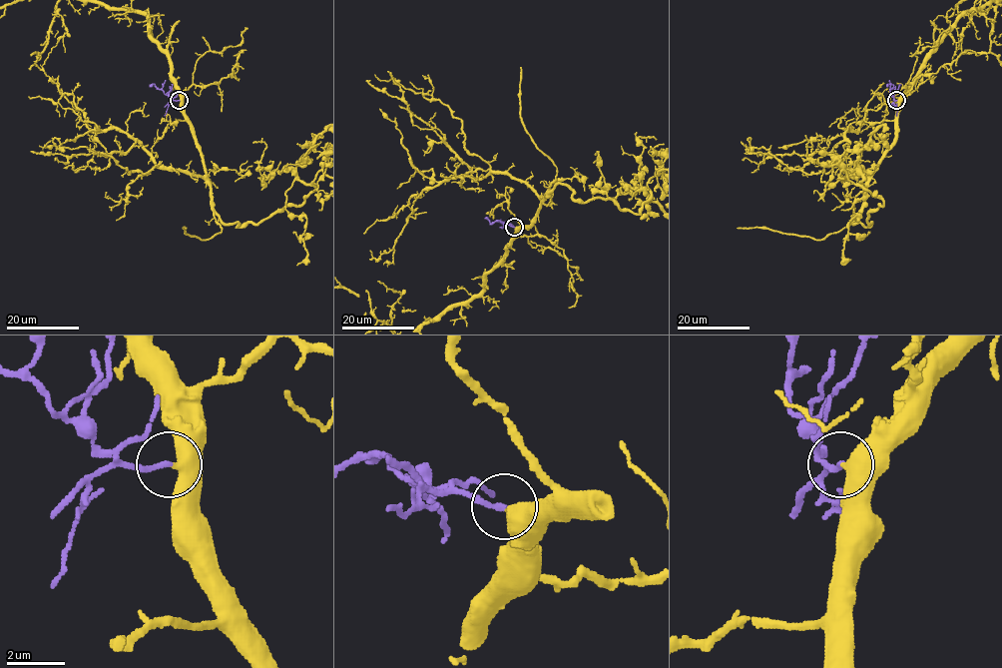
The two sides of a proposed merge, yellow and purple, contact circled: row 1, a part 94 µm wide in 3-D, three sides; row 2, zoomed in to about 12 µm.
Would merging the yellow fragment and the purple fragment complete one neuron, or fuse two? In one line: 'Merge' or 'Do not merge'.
Merge

